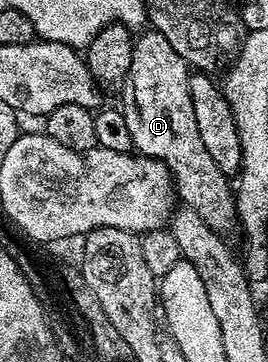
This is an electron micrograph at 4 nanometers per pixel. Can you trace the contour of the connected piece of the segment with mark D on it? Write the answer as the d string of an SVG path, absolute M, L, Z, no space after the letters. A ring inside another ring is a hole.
M154 31L144 33L142 32L140 34L142 37L138 36L133 42L131 67L127 71L124 86L120 90L122 93L119 108L122 115L126 117L128 130L131 131L133 149L138 154L161 161L168 166L174 177L174 184L180 200L186 206L197 211L208 227L218 231L236 230L239 225L237 203L234 190L231 188L230 178L223 171L219 171L219 167L215 167L215 159L211 159L207 147L203 147L203 139L199 139L199 127L195 124L195 111L189 91L191 68L188 62L175 53L174 48L167 43L167 39L163 35Z

